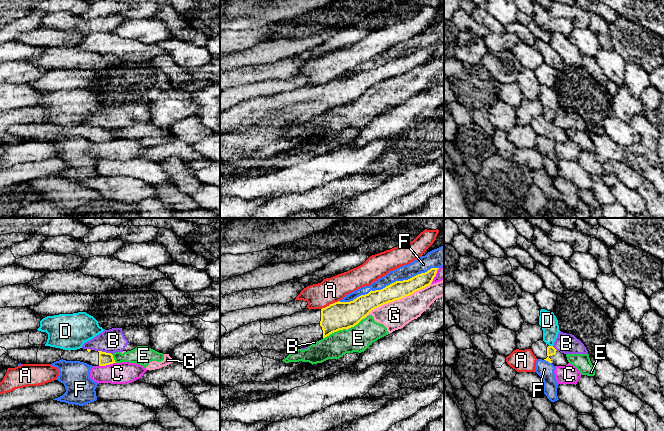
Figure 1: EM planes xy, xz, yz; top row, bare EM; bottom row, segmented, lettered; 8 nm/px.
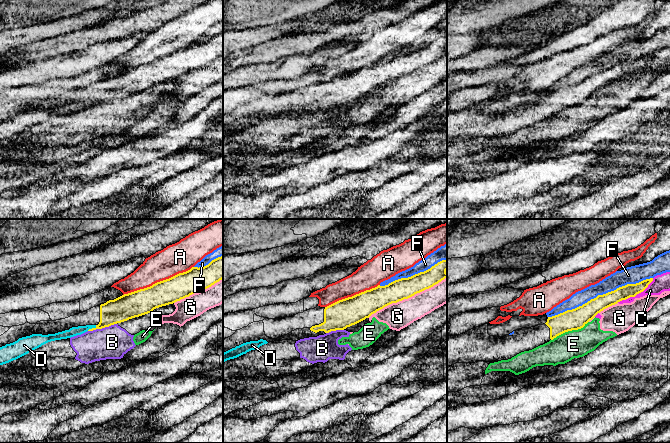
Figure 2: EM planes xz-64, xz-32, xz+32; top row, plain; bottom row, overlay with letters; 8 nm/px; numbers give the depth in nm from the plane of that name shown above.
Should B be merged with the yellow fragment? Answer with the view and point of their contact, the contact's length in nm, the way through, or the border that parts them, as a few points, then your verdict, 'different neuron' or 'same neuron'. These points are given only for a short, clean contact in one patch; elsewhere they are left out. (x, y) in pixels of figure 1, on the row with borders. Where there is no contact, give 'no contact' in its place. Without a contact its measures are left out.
xy (105, 352) | 120 nm | along xy (98, 350), (111, 354) | different neuron

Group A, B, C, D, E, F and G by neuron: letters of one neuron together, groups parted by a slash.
A / B / C / D / E G / F

